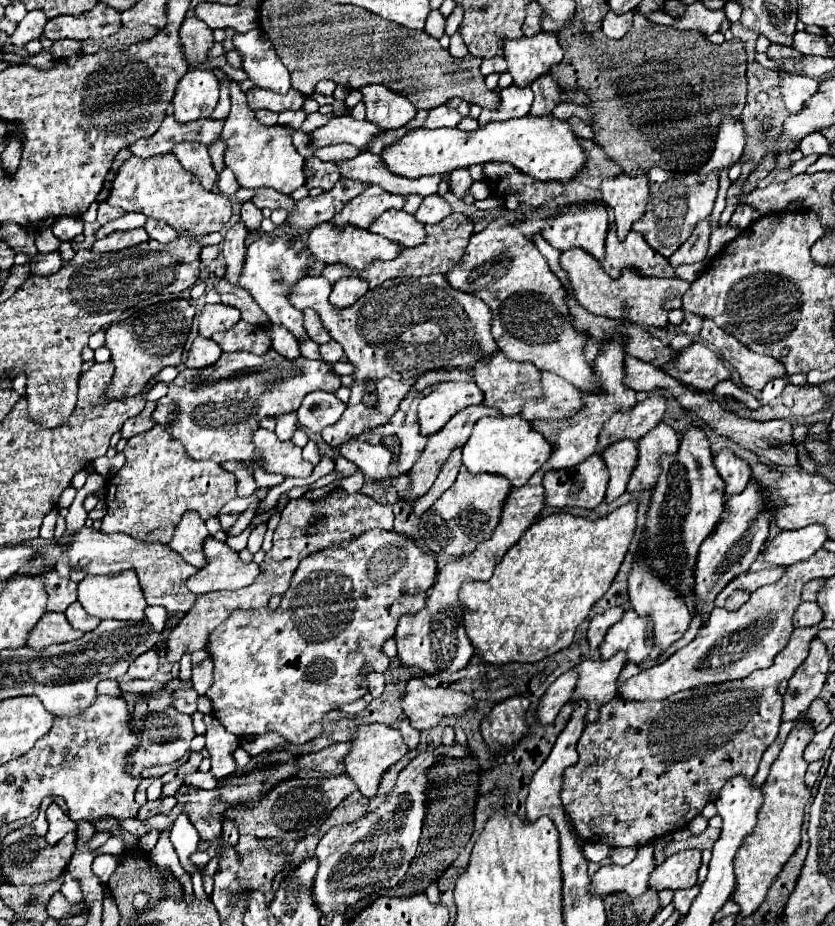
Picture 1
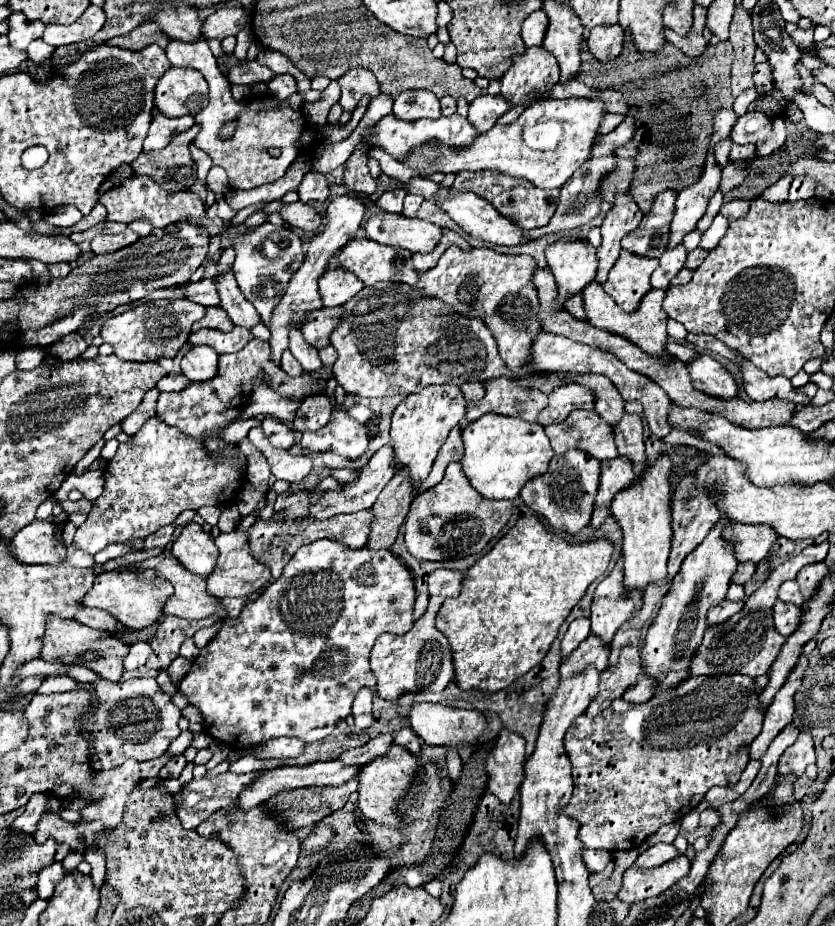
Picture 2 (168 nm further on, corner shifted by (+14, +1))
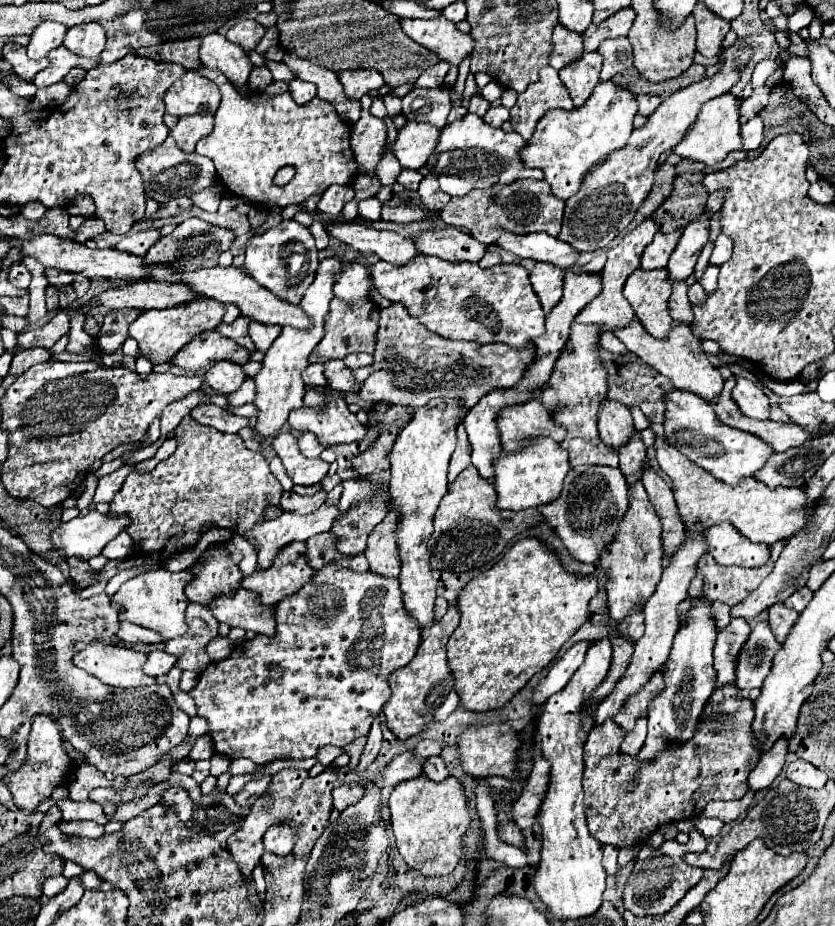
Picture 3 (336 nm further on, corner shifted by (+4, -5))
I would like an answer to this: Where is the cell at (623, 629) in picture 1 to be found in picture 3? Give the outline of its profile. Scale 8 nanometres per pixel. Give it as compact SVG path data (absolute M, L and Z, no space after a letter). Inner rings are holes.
M636 482L630 488L630 510L622 520L622 530L616 540L610 544L610 552L600 558L600 566L606 568L606 592L610 618L622 622L624 616L636 604L644 604L654 592L662 576L662 540L660 540L660 522L654 514L652 502L646 496L642 482Z

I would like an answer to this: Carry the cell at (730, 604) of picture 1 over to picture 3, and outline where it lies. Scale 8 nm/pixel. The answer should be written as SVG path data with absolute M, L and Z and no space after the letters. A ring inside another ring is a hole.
M734 618L730 626L718 634L714 646L714 670L716 670L718 688L734 684L736 658L748 640L748 634L750 634L750 624L744 618Z

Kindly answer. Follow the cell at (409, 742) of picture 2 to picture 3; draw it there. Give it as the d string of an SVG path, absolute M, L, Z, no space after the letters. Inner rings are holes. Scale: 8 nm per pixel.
M440 756L428 758L424 774L426 774L430 780L434 780L434 782L442 782L442 780L446 780L446 778L450 776L450 772L448 772L448 768L446 768L446 764L442 762Z

